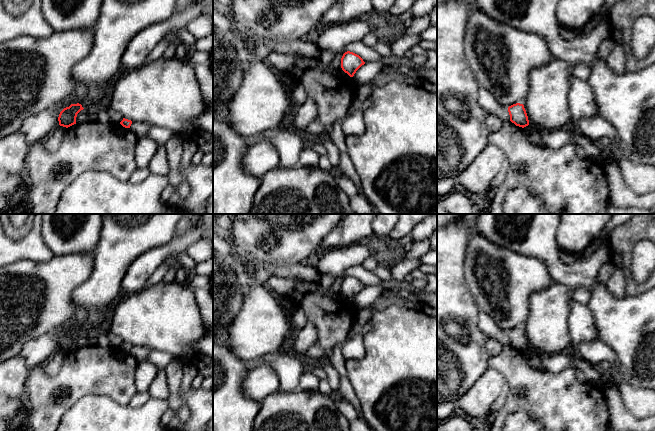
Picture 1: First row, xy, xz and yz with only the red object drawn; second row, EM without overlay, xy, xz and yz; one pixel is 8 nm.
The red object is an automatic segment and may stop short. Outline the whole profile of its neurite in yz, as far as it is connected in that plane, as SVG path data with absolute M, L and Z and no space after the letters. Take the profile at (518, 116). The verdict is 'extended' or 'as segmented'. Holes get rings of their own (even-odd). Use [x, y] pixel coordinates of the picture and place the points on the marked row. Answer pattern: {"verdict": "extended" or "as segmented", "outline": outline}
{"verdict": "as segmented", "outline": "M516 103L508 107L510 121L519 127L526 127L529 125L528 116L523 104Z"}

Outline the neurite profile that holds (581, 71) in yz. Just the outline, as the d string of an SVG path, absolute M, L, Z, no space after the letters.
M579 63L572 67L572 75L580 80L587 81L590 75L590 68L583 63Z

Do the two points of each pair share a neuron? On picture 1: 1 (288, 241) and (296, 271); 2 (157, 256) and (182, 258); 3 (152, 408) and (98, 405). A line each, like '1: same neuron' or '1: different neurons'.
1: different neurons
2: different neurons
3: same neuron

